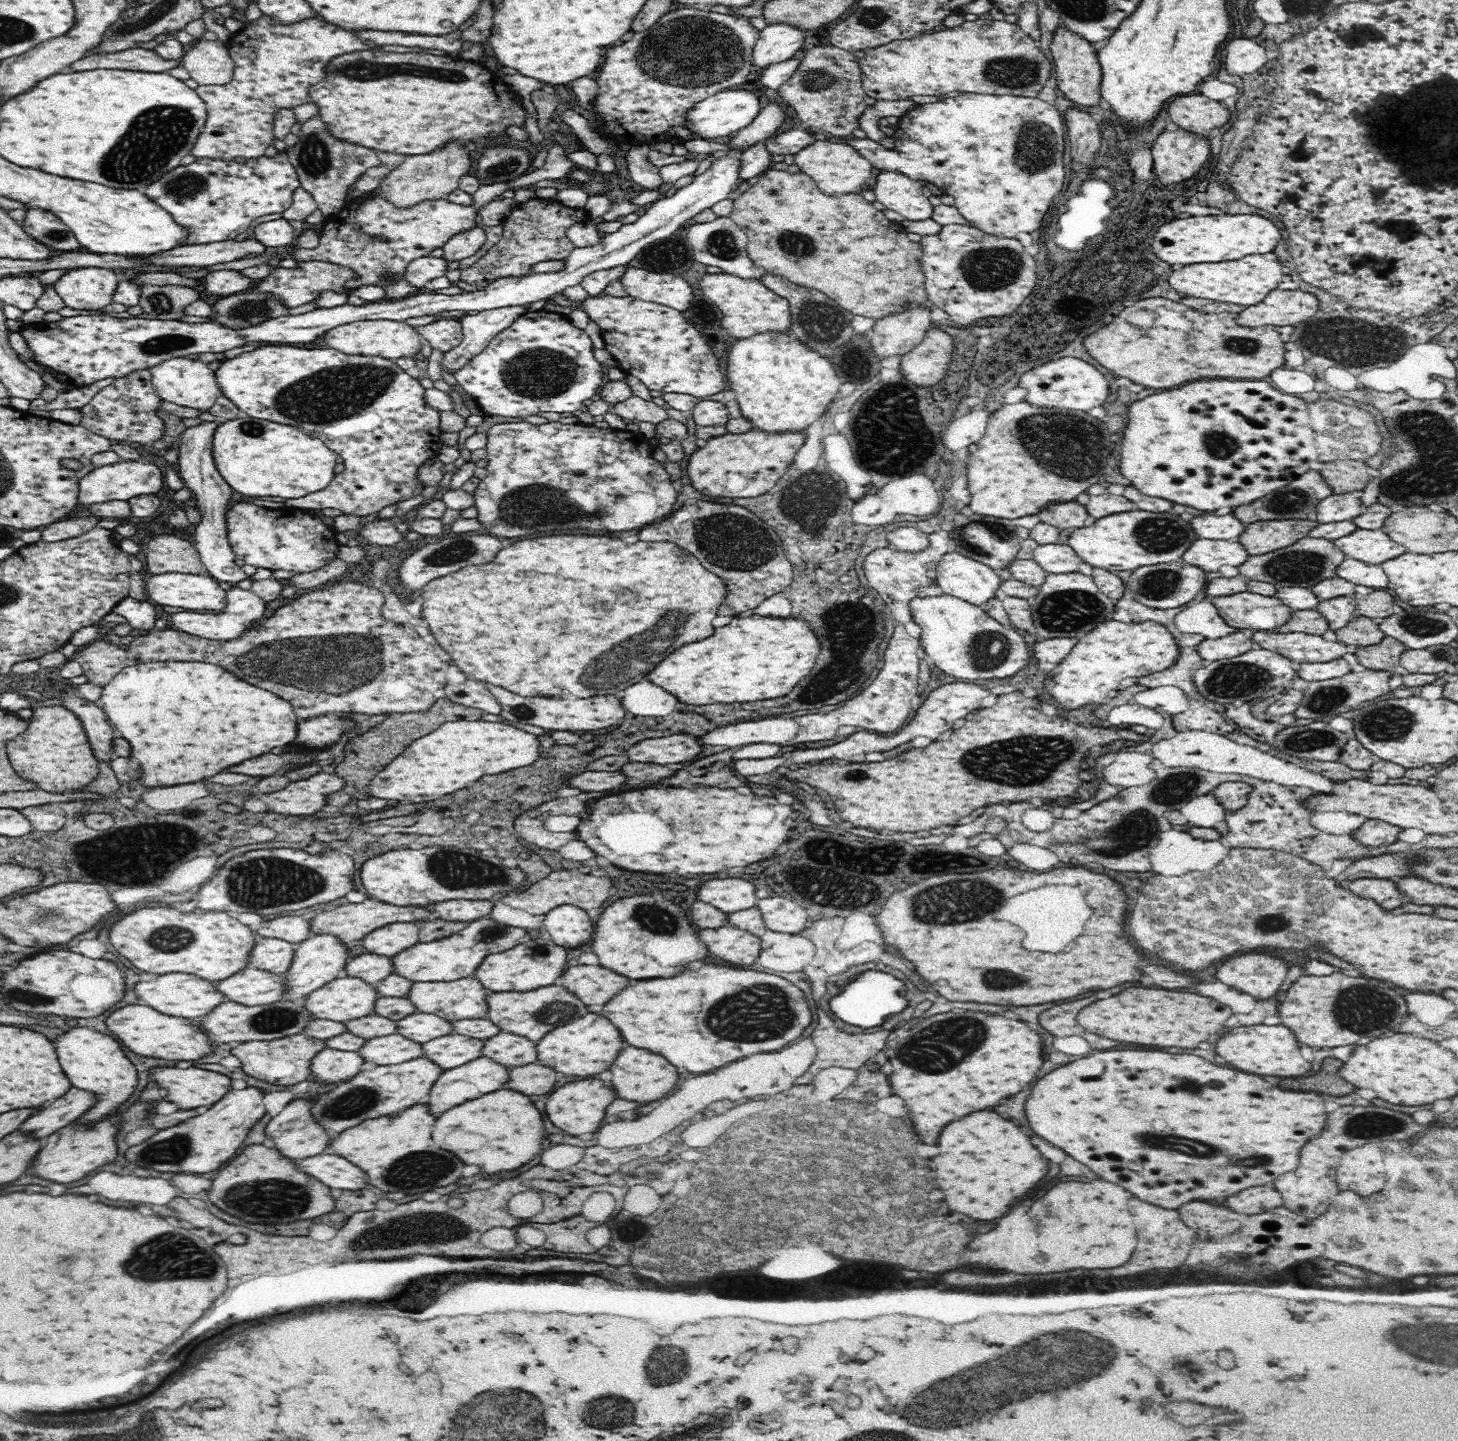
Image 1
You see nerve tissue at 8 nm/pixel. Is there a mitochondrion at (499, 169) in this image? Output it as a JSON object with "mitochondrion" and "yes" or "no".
{"mitochondrion":"yes"}

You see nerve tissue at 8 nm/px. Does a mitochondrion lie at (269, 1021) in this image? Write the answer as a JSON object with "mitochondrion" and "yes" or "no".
{"mitochondrion":"yes"}

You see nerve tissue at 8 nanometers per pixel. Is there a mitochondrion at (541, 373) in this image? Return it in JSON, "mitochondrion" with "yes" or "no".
{"mitochondrion":"yes"}

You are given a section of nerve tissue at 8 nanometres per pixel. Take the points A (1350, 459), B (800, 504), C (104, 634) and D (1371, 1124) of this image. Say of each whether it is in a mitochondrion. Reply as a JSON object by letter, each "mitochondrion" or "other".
{"A":"other","B":"mitochondrion","C":"other","D":"mitochondrion"}

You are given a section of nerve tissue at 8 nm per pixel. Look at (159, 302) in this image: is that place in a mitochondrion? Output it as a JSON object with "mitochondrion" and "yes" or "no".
{"mitochondrion":"yes"}

